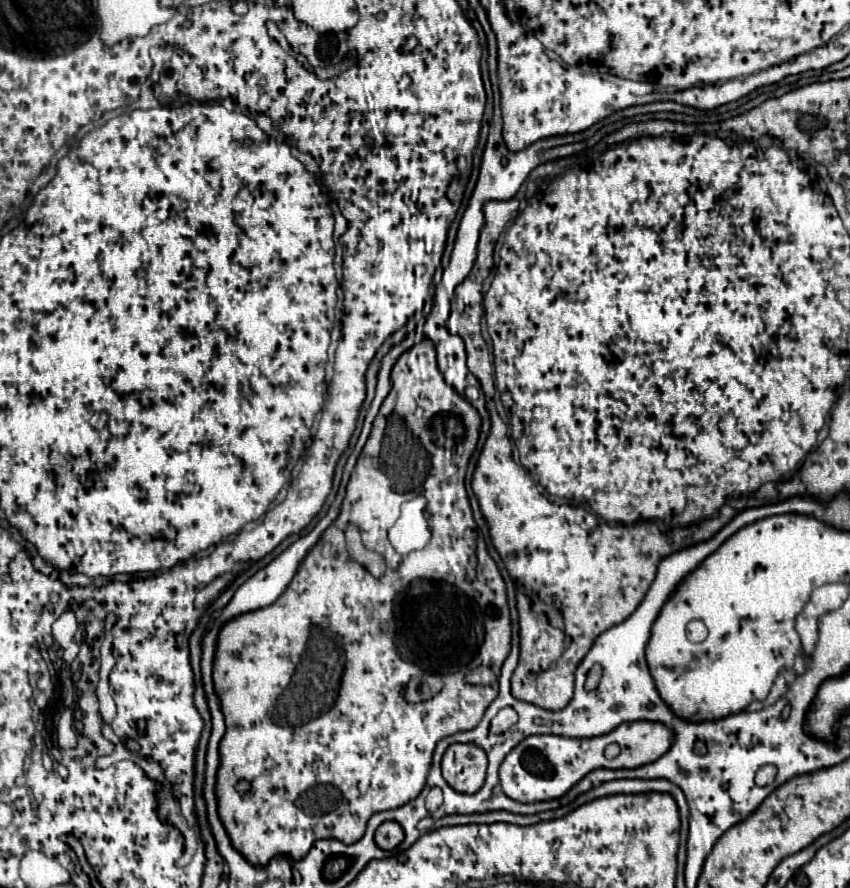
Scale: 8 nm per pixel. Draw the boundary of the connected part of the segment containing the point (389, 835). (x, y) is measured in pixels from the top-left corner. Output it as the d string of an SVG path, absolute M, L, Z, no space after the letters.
M394 820L380 824L376 830L376 844L382 850L394 850L402 840L404 840L404 830Z

